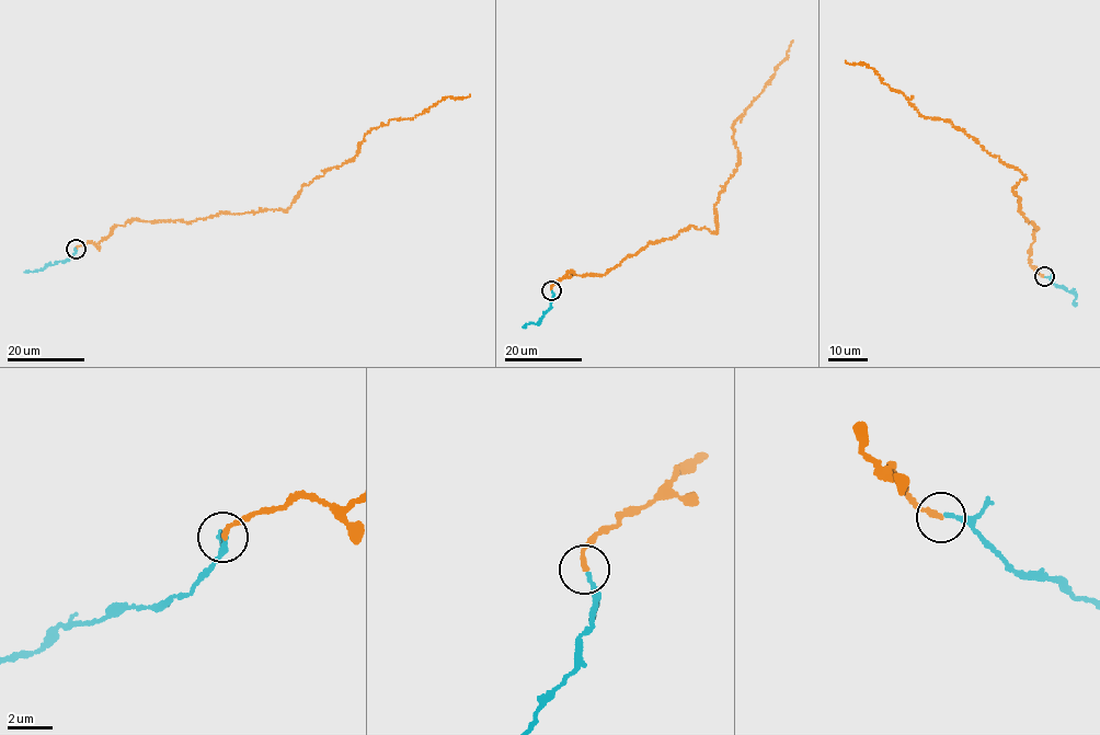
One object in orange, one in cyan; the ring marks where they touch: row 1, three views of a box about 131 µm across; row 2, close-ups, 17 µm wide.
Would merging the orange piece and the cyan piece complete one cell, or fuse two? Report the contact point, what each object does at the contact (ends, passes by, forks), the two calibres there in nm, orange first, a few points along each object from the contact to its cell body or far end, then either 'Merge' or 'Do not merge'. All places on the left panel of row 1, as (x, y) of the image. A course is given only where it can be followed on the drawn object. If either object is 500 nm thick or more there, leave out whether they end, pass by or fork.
Place: (76, 249). At the ring orange ends. At the ring cyan ends. Thickness 240 nm (orange) against 200 nm. Course of orange: (75, 249), (135, 219), (185, 222), (285, 210), (302, 184), (351, 160), (369, 130), (470, 95). Course of cyan: (76, 249), (68, 259), (47, 264), (42, 270), (24, 272). Merge

